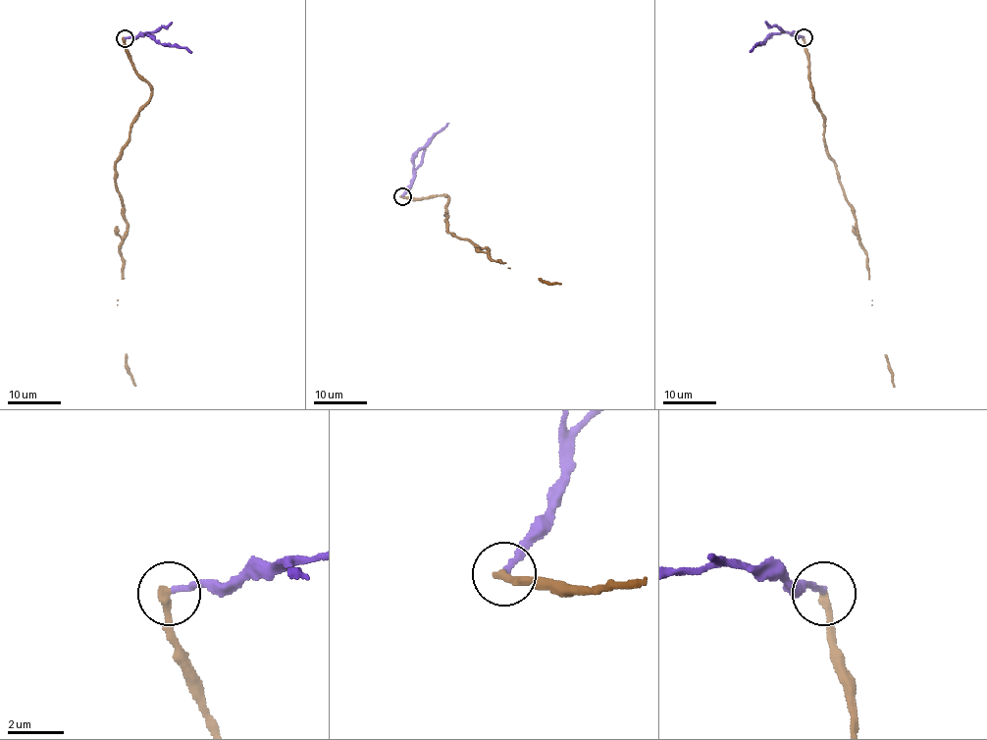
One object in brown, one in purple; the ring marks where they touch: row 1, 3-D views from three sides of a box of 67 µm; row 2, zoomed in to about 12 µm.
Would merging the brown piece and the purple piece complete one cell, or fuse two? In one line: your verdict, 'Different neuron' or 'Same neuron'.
Different neuron

